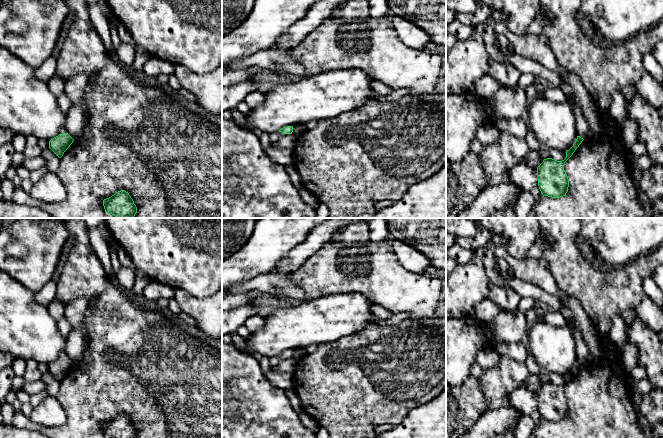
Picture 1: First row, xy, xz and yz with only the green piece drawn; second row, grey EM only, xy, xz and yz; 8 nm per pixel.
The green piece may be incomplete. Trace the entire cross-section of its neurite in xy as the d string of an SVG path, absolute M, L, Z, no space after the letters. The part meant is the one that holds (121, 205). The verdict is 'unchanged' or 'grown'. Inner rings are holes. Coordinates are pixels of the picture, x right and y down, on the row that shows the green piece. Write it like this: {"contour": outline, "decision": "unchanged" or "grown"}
{"contour": "M125 190L116 192L103 200L103 206L107 213L116 218L133 218L137 213L137 207L133 199Z", "decision": "unchanged"}

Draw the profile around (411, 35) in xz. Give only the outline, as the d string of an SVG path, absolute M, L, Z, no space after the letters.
M394 16L392 28L400 40L411 48L426 50L427 43L431 41L430 36L423 29L404 18Z

